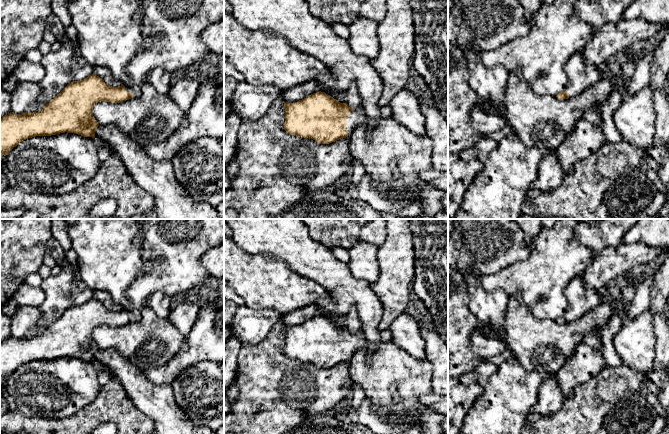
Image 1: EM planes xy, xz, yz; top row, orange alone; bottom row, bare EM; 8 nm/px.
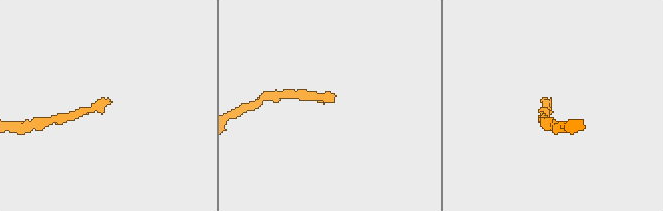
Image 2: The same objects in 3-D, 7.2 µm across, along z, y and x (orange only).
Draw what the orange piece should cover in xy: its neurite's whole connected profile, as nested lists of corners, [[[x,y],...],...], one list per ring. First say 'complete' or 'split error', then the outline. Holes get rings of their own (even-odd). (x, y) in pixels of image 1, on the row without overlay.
split error; [[[138,219],[138,223],[140,230],[136,237],[136,242],[143,248],[143,259],[153,261],[155,266],[140,274],[128,287],[127,298],[131,301],[131,307],[112,311],[93,297],[83,304],[69,307],[38,336],[25,336],[23,338],[10,336],[8,339],[0,342],[0,380],[7,379],[23,364],[36,360],[51,360],[67,356],[95,362],[95,354],[99,347],[95,344],[92,334],[96,327],[101,325],[120,327],[131,322],[137,322],[141,319],[144,300],[150,298],[155,292],[160,291],[172,297],[184,293],[209,279],[208,272],[200,264],[200,257],[211,248],[224,244],[224,219]]]

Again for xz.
split error; [[[321,315],[295,327],[284,326],[284,331],[285,355],[321,368],[346,362],[366,346],[362,330],[352,333]]]

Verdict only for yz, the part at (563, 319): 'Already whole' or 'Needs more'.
Needs more

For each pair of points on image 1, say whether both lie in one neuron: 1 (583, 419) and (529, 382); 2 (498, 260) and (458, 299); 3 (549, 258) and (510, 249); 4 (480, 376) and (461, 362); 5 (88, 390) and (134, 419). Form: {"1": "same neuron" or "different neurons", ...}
{"1": "different neurons", "2": "different neurons", "3": "different neurons", "4": "different neurons", "5": "different neurons"}

